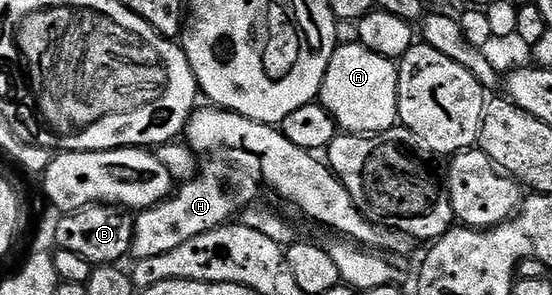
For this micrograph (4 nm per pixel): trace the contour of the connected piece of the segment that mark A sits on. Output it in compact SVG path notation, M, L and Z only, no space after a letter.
M338 44L333 51L327 74L321 83L320 104L333 115L338 129L349 134L376 134L398 127L397 95L399 94L398 65L383 58L362 44Z

